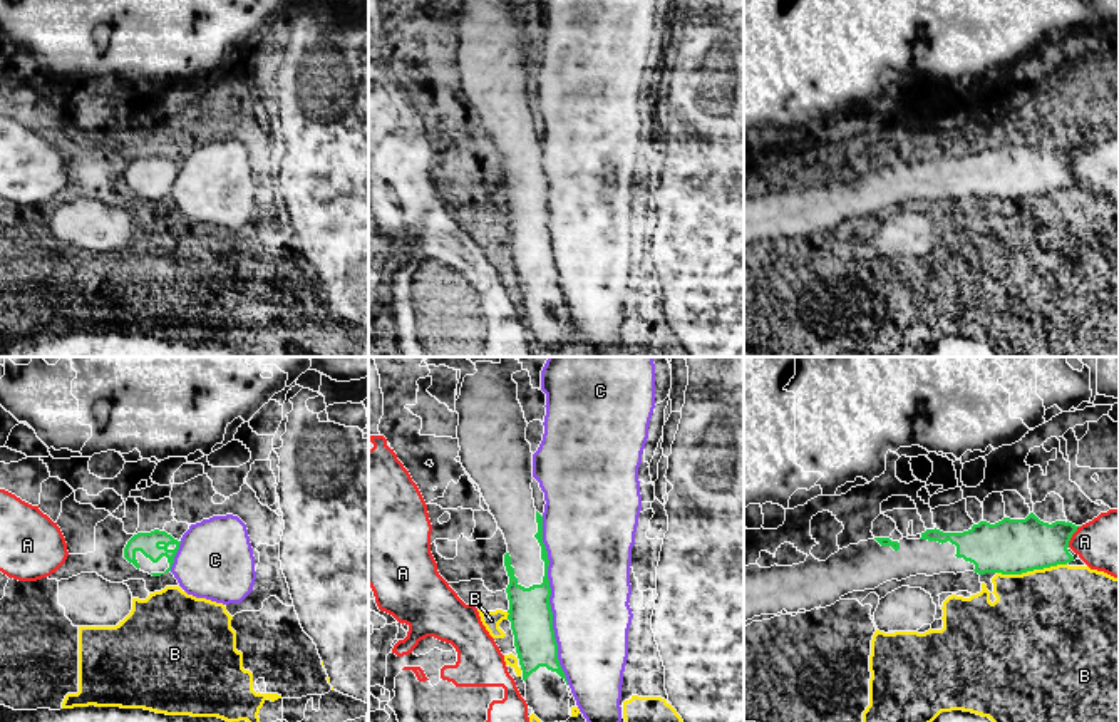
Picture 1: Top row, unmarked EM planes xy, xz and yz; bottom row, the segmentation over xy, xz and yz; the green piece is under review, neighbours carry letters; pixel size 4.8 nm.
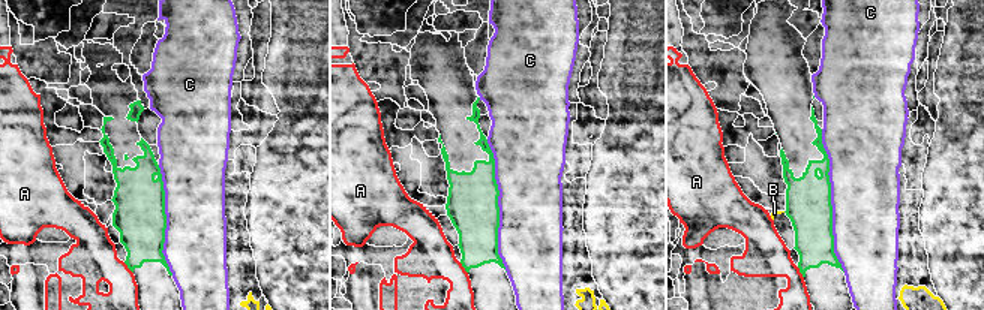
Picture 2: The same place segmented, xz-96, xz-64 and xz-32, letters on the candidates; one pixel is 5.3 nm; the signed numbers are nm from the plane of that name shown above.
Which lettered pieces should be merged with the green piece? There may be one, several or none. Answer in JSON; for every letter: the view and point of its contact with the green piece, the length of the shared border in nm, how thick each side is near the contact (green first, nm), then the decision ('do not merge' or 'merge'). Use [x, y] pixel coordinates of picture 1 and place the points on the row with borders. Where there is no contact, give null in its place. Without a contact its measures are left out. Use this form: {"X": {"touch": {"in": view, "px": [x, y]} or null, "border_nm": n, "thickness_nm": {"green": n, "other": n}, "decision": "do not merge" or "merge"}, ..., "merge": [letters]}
{"A": {"touch": {"in": "yz", "px": [1071, 536]}, "border_nm": 120, "thickness_nm": {"green": 260, "other": 300}, "decision": "do not merge"}, "B": {"touch": {"in": "yz", "px": [1031, 570]}, "border_nm": 340, "thickness_nm": {"green": 280, "other": 500}, "decision": "do not merge"}, "C": {"touch": {"in": "xz", "px": [548, 600]}, "border_nm": 800, "thickness_nm": {"green": 200, "other": 380}, "decision": "do not merge"}, "merge": []}

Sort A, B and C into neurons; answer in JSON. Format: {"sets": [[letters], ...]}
{"sets": [["A"], ["B"], ["C"]]}

